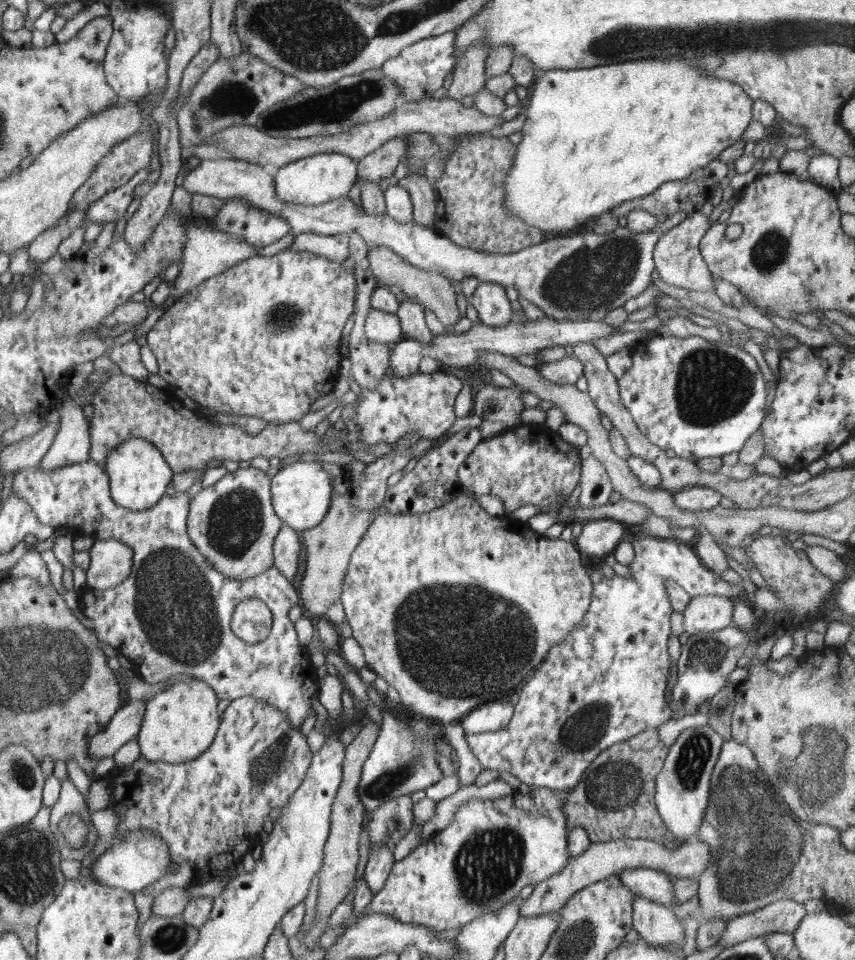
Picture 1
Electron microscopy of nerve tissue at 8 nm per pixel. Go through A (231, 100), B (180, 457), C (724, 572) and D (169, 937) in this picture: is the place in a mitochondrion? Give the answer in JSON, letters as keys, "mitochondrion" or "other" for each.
{"A":"mitochondrion","B":"other","C":"other","D":"mitochondrion"}

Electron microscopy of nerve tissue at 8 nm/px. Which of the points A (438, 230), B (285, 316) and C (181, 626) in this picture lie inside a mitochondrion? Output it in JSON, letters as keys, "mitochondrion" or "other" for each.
{"A":"other","B":"mitochondrion","C":"mitochondrion"}

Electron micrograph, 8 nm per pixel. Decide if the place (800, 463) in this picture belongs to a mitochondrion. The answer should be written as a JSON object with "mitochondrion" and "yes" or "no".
{"mitochondrion":"no"}

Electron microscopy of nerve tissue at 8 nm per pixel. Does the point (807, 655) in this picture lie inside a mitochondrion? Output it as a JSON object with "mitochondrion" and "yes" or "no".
{"mitochondrion":"no"}

